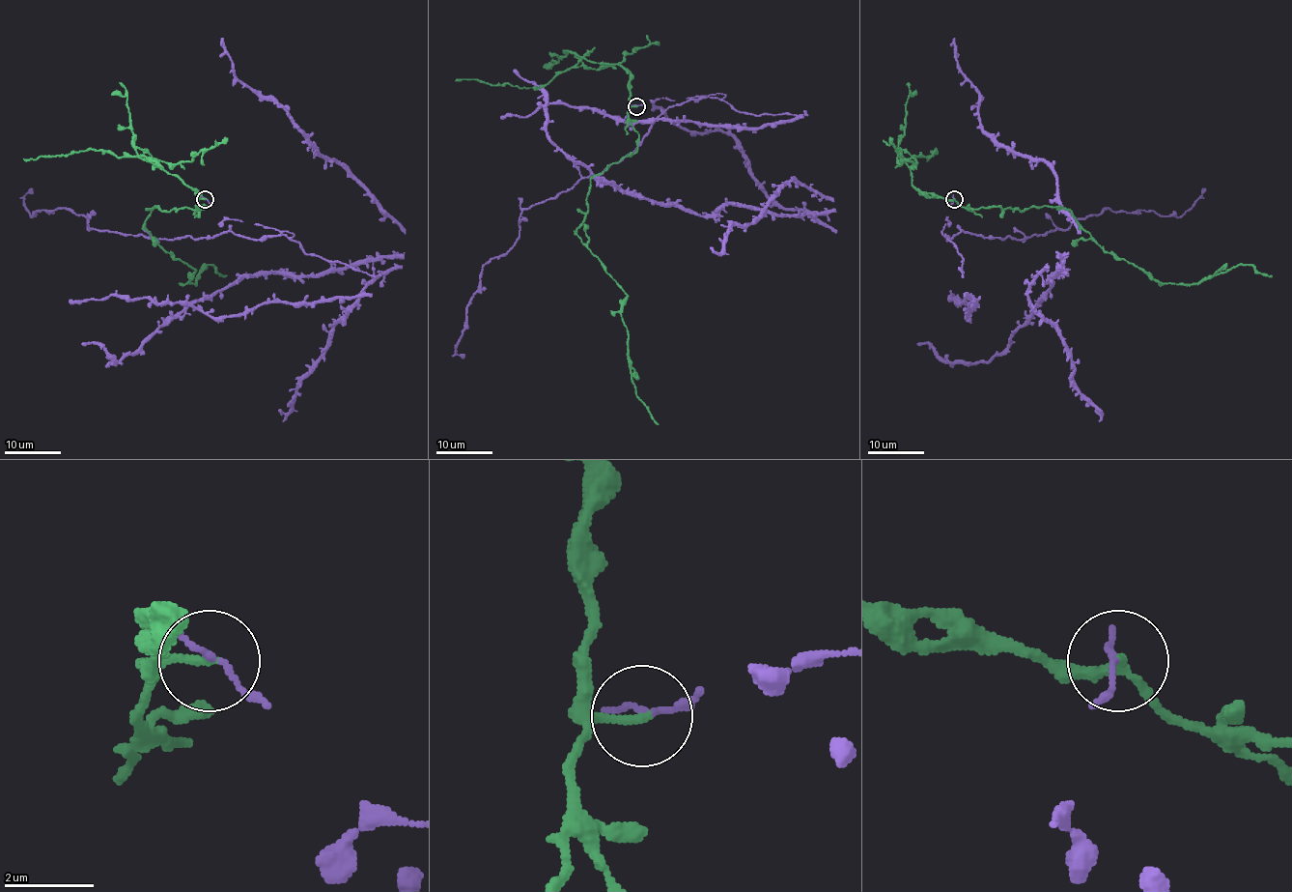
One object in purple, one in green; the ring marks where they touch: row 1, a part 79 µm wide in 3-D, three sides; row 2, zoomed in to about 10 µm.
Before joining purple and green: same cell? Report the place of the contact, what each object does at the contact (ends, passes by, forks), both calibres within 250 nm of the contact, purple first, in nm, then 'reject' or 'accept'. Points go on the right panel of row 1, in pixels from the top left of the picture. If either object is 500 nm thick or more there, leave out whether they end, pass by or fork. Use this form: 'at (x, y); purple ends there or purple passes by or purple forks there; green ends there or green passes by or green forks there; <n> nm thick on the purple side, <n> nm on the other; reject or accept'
at (954, 199); purple ends there; green ends there; 140 nm thick on the purple side, 180 nm on the other; reject

